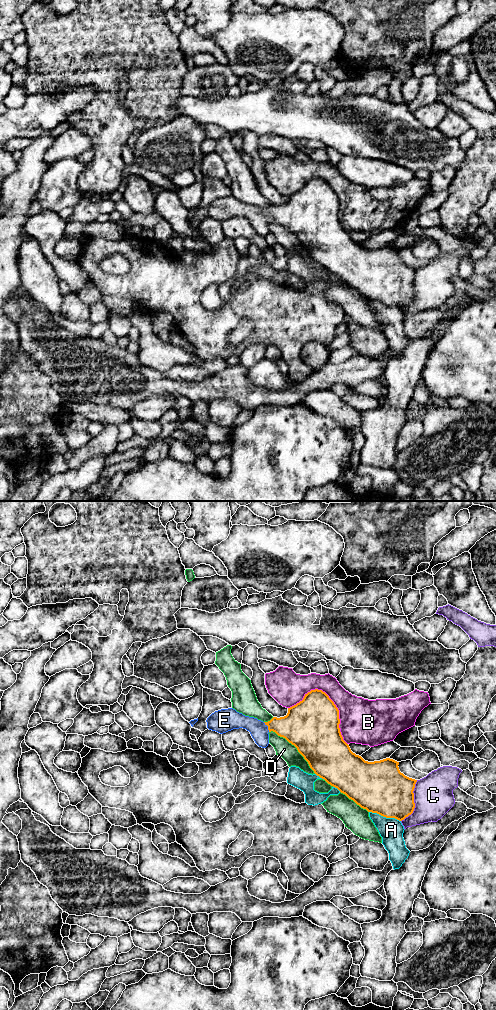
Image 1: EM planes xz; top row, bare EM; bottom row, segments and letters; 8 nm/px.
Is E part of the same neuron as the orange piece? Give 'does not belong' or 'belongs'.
belongs

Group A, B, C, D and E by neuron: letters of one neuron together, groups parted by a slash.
A / B / C / D / E

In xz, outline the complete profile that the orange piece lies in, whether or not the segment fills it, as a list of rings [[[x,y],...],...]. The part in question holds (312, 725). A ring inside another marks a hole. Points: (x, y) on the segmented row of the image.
[[[311,690],[305,694],[302,701],[288,708],[286,716],[273,717],[268,722],[245,716],[233,708],[215,711],[206,722],[209,730],[220,734],[233,729],[246,729],[255,743],[262,748],[266,748],[269,744],[268,733],[275,732],[297,748],[317,776],[368,812],[402,821],[414,811],[413,791],[417,780],[401,773],[399,762],[393,759],[368,762],[353,753],[340,732],[339,710],[322,690]]]

